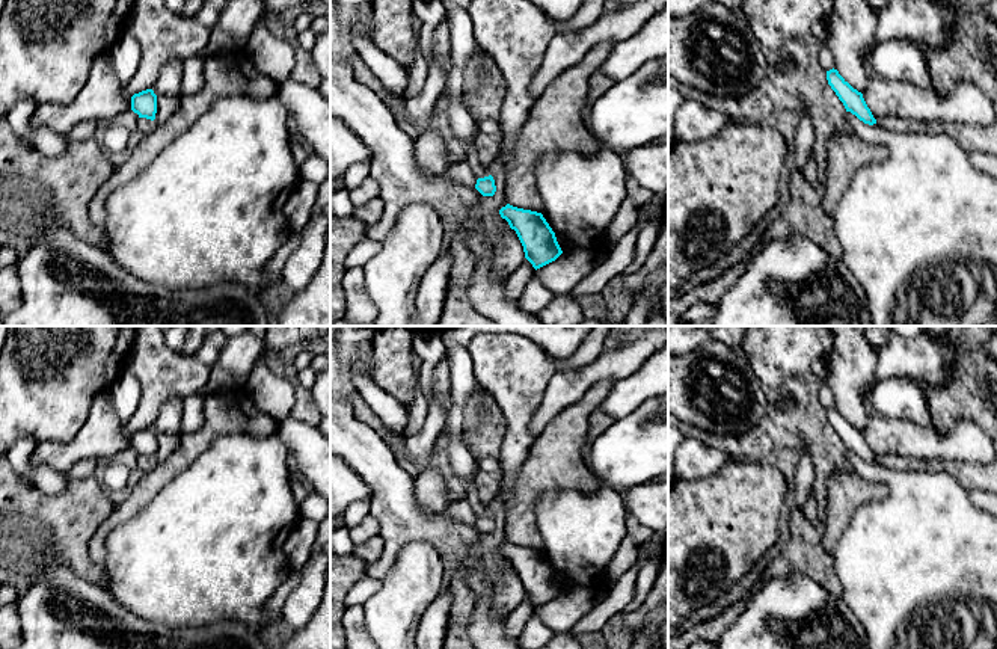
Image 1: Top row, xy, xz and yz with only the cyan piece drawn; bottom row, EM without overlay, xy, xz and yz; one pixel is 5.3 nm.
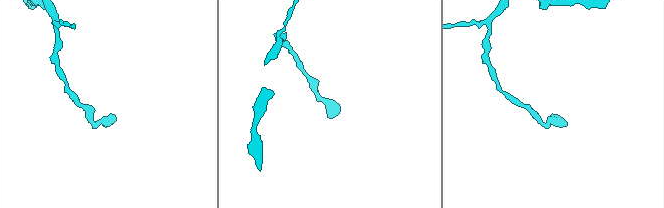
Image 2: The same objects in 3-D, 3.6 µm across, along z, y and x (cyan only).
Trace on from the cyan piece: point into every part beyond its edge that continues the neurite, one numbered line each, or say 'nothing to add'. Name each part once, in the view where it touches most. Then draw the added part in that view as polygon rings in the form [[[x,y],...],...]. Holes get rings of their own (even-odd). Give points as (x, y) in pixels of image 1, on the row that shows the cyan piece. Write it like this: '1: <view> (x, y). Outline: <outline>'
nothing to add

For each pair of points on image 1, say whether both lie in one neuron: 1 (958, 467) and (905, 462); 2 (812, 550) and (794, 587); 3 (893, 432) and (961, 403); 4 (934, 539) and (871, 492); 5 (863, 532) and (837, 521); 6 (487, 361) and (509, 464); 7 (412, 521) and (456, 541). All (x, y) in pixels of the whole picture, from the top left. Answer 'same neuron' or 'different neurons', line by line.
1: same neuron
2: different neurons
3: different neurons
4: different neurons
5: different neurons
6: same neuron
7: same neuron

